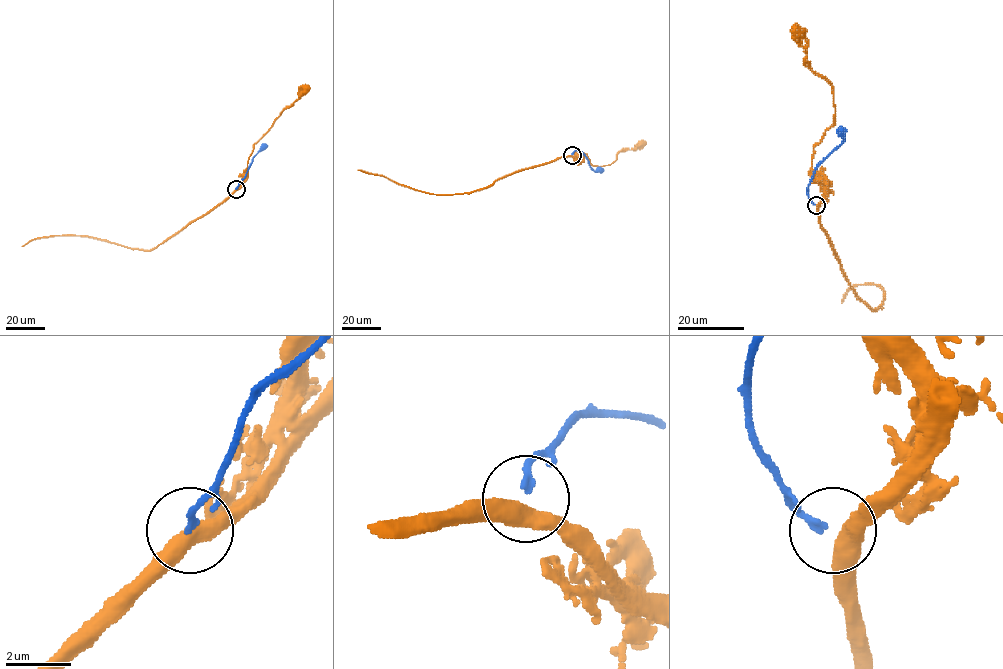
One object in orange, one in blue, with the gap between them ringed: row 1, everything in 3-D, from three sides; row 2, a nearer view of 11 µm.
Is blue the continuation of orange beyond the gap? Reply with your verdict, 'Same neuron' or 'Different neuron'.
Different neuron

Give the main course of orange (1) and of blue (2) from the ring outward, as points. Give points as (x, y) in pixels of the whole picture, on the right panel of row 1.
1: (817, 205), (824, 187), (812, 160), (815, 145), (834, 123), (833, 87), (809, 66), (807, 41), (794, 31)
2: (815, 205), (810, 200), (808, 186), (815, 168), (843, 141), (840, 133)

